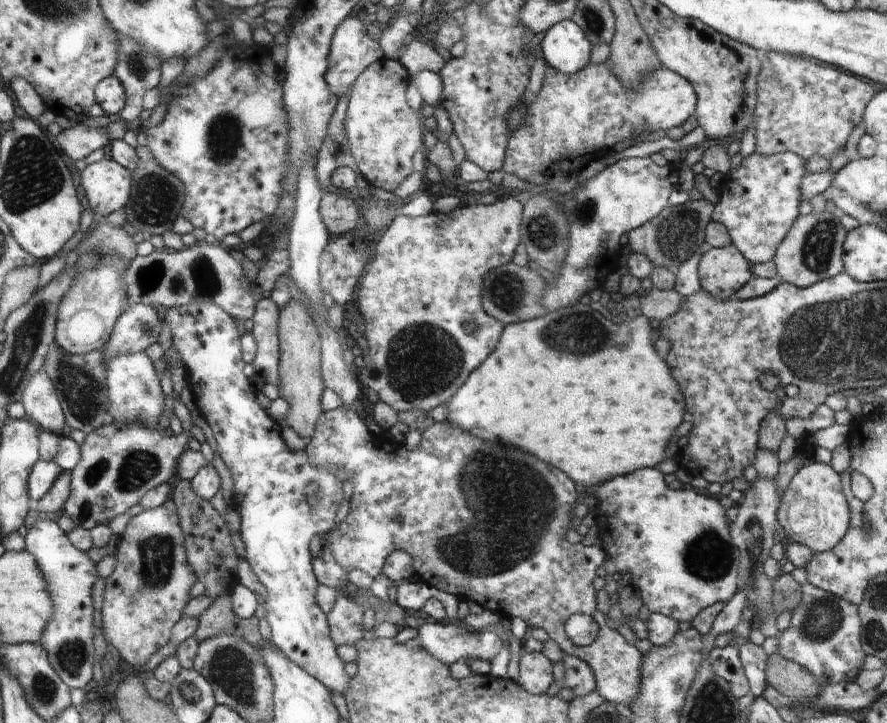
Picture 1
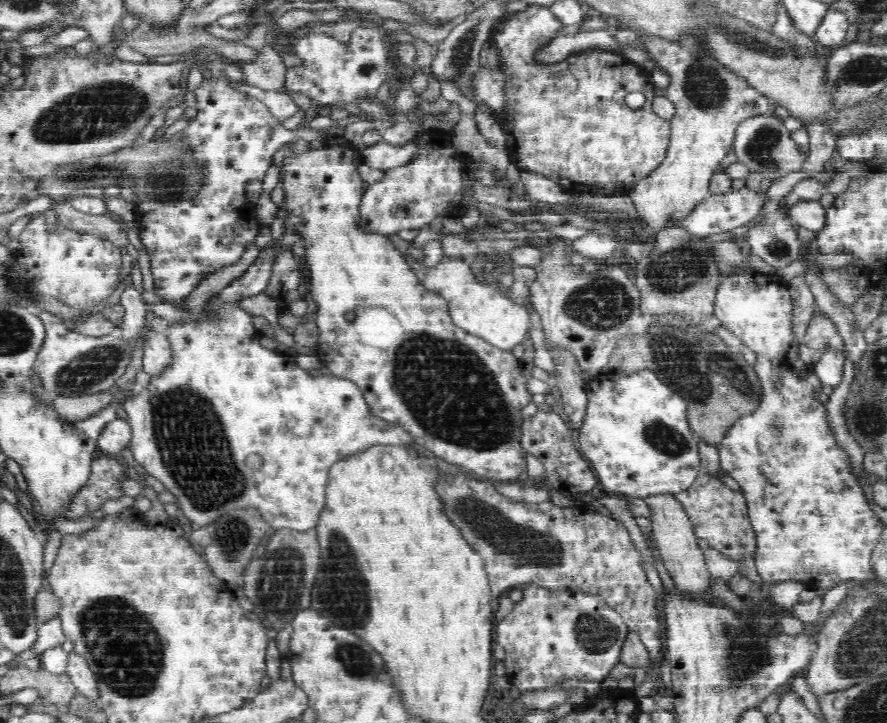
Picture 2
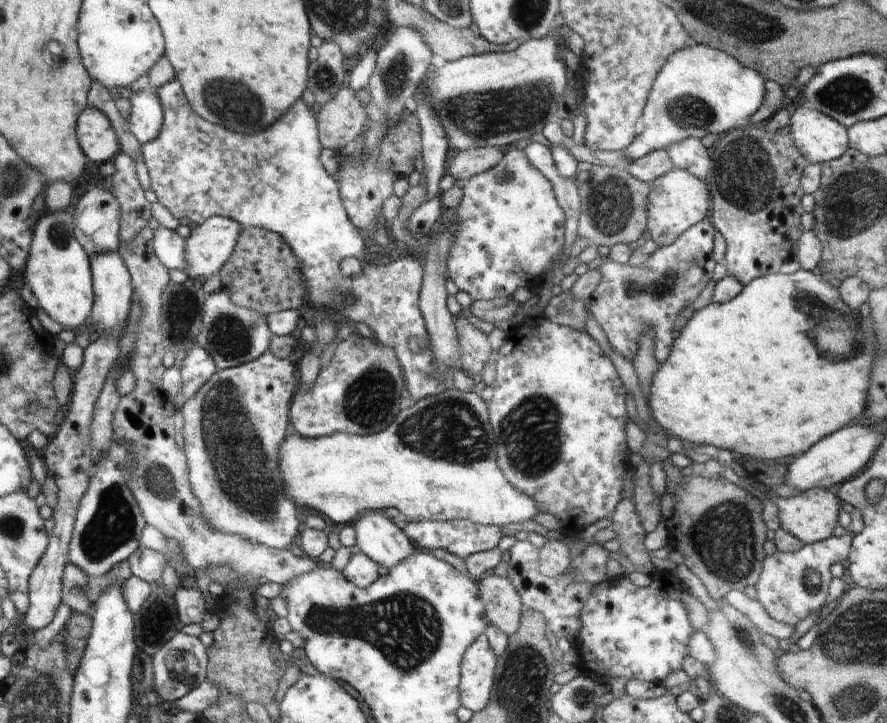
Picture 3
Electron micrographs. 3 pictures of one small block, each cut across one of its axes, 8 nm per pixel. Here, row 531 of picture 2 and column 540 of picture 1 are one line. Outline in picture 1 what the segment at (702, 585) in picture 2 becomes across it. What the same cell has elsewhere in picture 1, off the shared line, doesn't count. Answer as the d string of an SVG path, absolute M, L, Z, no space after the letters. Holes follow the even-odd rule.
M522 652L517 684L532 695L546 693L553 684L553 664L540 653Z

